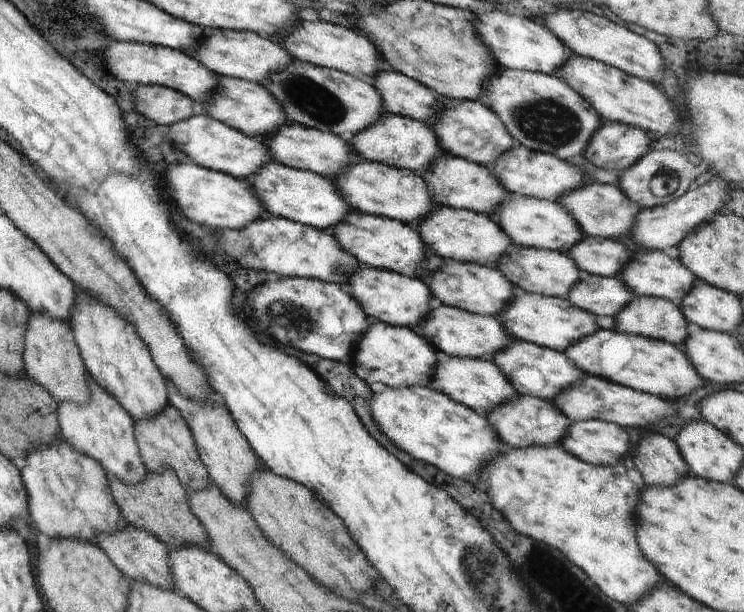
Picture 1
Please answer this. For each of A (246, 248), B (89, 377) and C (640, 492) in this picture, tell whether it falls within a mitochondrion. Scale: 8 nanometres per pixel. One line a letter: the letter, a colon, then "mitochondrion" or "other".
A: mitochondrion
B: other
C: other

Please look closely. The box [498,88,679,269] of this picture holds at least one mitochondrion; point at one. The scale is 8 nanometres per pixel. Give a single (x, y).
(546, 121)

